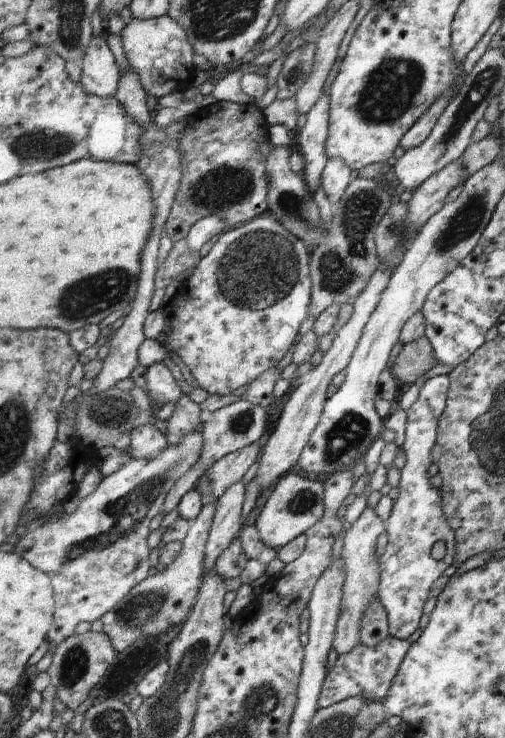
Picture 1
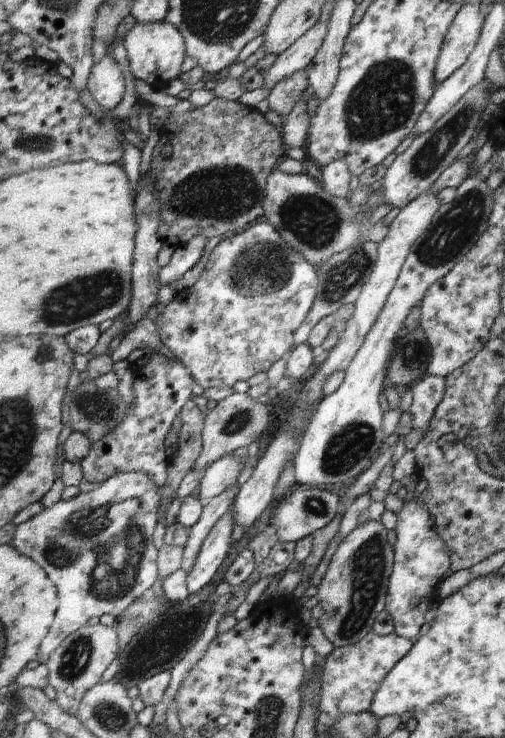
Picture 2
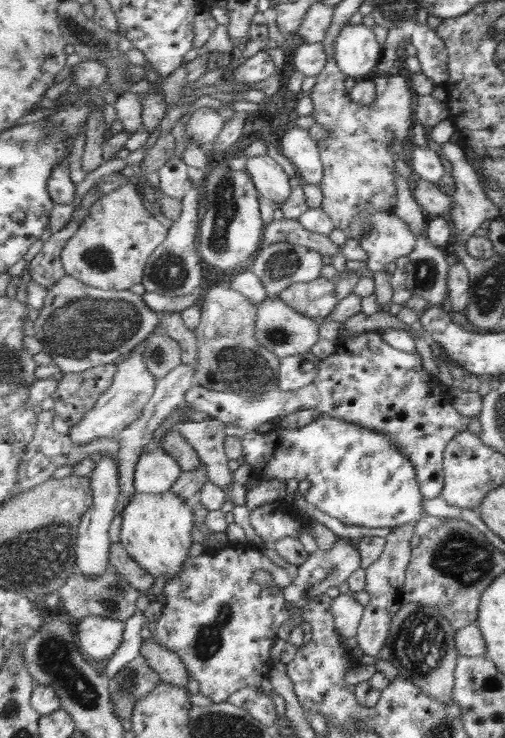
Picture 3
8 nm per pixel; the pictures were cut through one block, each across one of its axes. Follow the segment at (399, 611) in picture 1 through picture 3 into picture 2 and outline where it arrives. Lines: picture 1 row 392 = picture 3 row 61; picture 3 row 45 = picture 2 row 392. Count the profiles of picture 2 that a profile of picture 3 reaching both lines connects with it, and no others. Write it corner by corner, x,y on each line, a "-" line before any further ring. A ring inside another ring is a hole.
423,376
421,382
411,386
411,392
413,392
413,404
409,412
415,418
413,430
421,428
427,432
439,404
447,394
447,380
441,376

